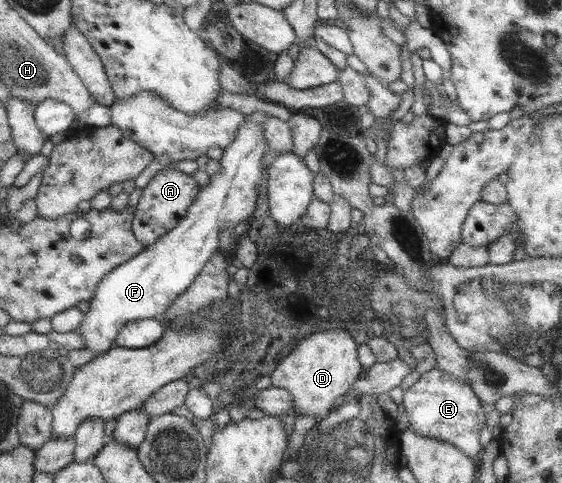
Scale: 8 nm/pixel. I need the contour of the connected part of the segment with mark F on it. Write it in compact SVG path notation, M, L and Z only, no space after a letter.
M254 111L243 115L245 121L237 129L231 145L222 149L219 162L219 171L209 176L209 183L200 187L195 200L189 204L187 215L179 221L175 228L170 229L163 236L146 246L136 256L130 257L122 265L109 272L99 284L96 285L92 300L89 301L89 309L84 313L83 321L78 329L84 339L84 348L92 351L95 355L103 353L113 347L113 341L120 327L128 321L159 319L168 308L180 297L186 289L192 285L193 280L201 273L201 269L207 265L210 257L219 247L218 237L224 229L235 227L241 221L249 220L255 210L257 199L257 181L261 175L261 157L265 155L265 137L263 137L263 122L269 114L262 111Z

